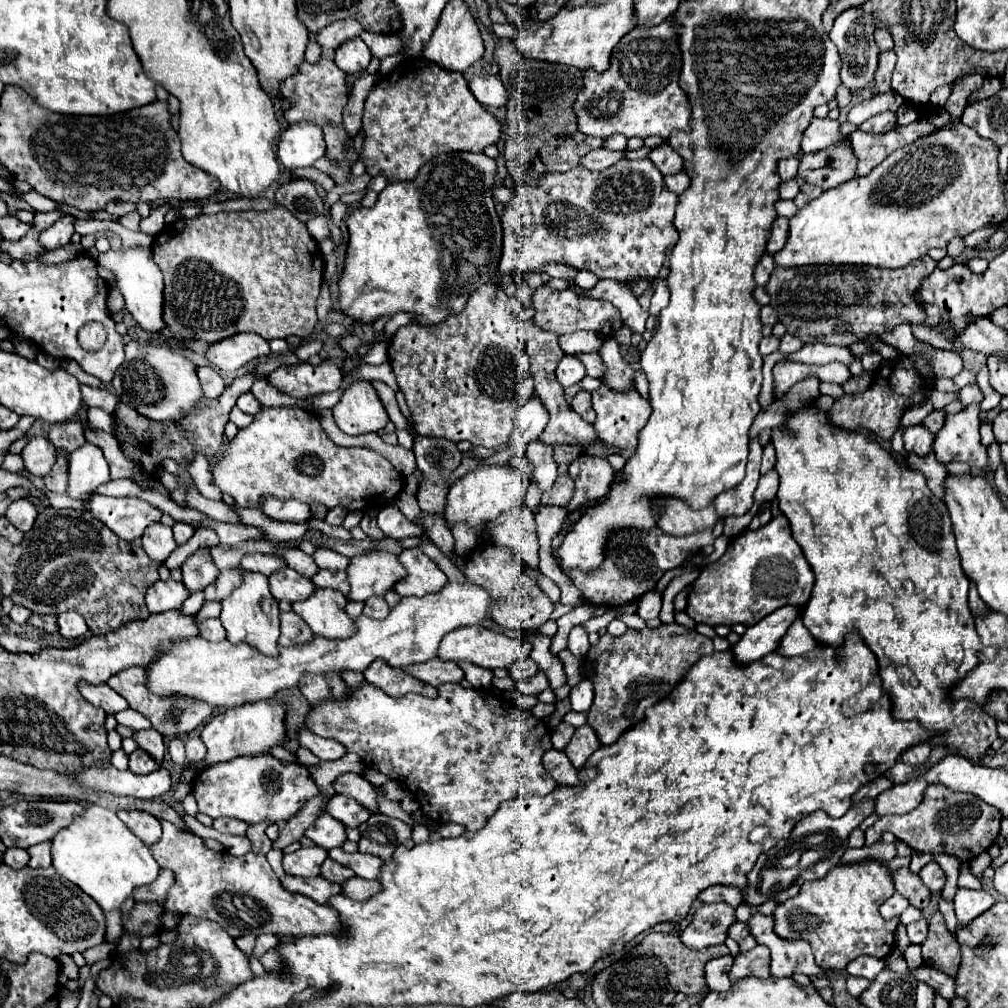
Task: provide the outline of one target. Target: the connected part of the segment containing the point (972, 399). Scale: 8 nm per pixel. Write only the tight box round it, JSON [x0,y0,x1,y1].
[959,385,983,405]

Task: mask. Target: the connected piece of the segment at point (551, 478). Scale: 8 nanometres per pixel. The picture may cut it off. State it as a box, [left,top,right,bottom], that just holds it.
[527,441,557,491]

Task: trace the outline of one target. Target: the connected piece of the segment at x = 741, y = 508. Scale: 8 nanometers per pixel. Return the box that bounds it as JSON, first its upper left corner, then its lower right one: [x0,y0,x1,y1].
[715,439,763,517]

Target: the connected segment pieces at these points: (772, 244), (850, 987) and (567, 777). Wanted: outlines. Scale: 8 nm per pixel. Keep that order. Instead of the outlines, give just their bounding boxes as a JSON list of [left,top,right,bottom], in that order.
[[767,217,789,255],[847,977,869,997],[543,749,577,785]]

